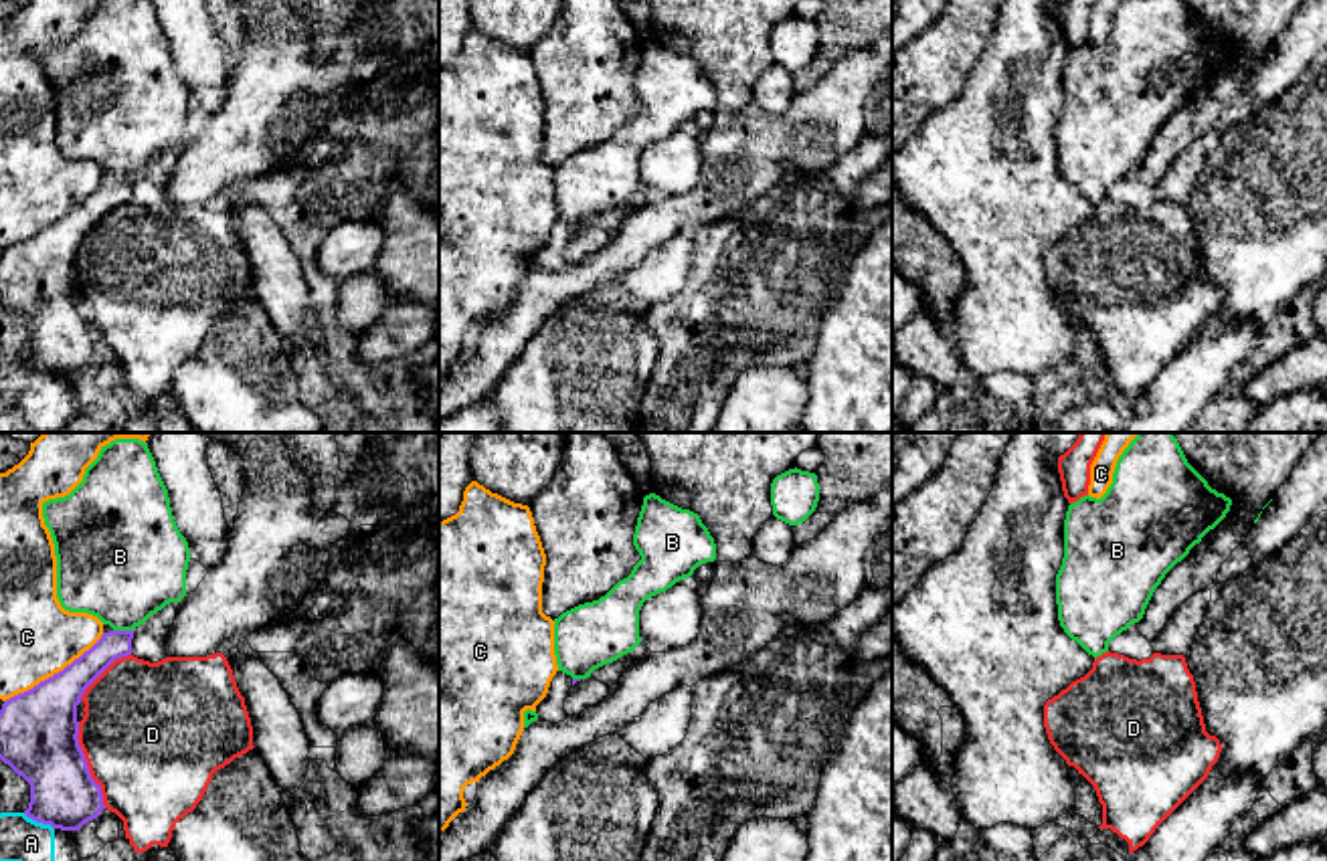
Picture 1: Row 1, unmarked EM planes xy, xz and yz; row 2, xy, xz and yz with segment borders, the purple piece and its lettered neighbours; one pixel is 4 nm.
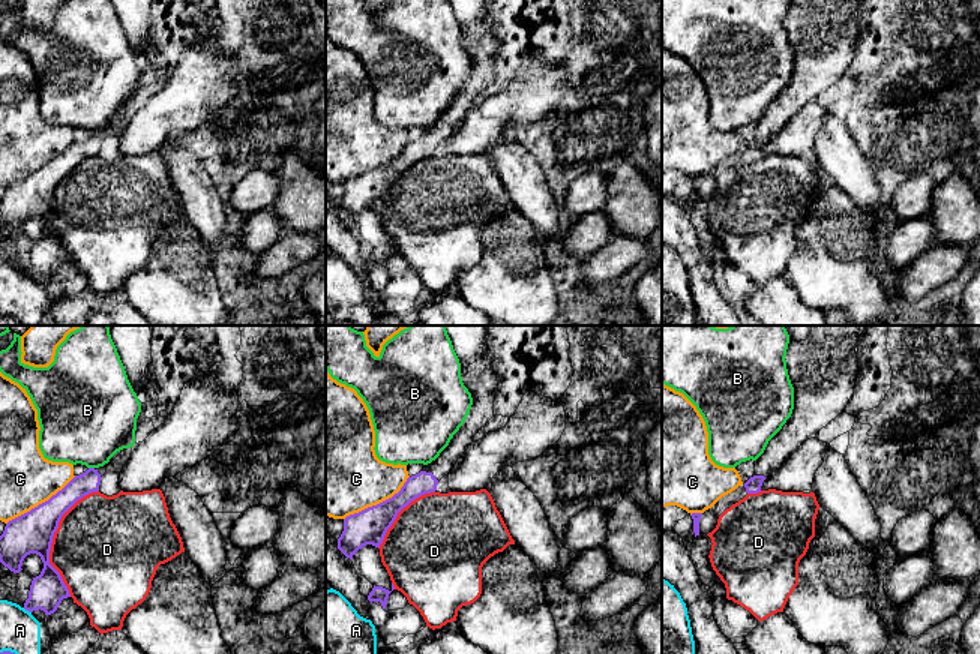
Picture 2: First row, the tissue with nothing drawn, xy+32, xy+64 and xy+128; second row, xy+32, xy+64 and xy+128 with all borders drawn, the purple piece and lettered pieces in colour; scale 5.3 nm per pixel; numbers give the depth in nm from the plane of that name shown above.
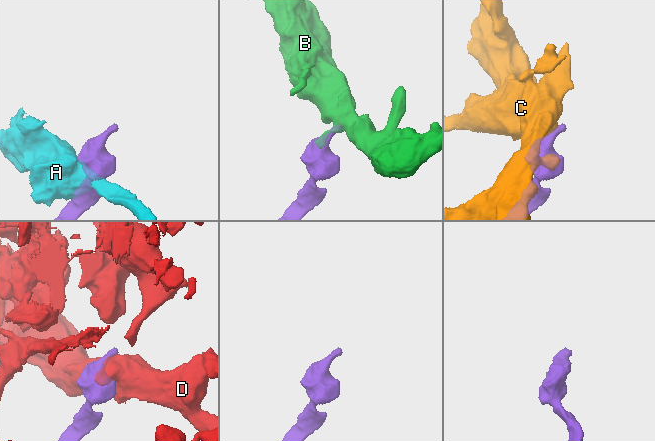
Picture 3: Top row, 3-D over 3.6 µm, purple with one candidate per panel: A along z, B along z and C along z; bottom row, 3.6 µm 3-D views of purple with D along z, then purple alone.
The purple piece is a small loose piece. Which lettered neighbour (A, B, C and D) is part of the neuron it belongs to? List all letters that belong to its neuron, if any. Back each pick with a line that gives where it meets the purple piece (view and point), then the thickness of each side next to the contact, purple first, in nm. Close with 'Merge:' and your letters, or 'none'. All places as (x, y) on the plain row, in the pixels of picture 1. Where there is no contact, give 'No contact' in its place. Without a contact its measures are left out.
Merge: none

